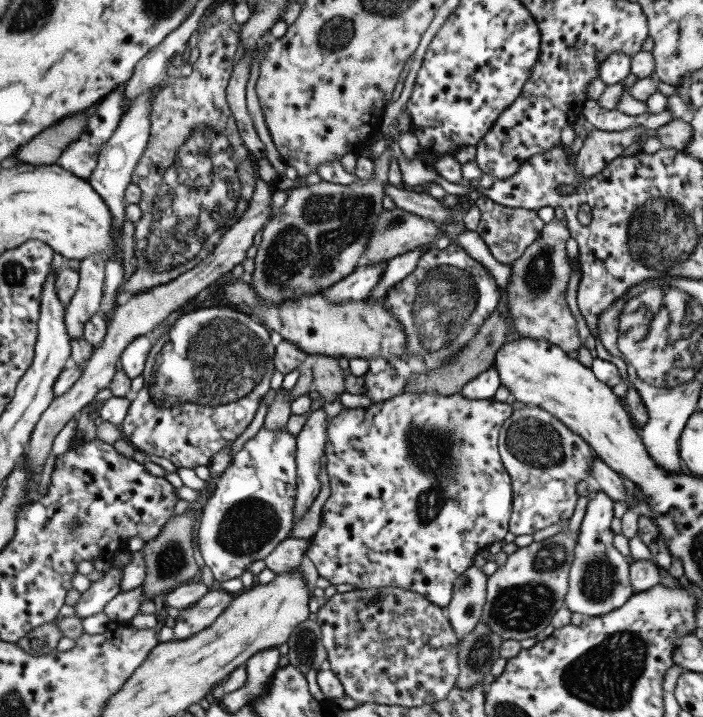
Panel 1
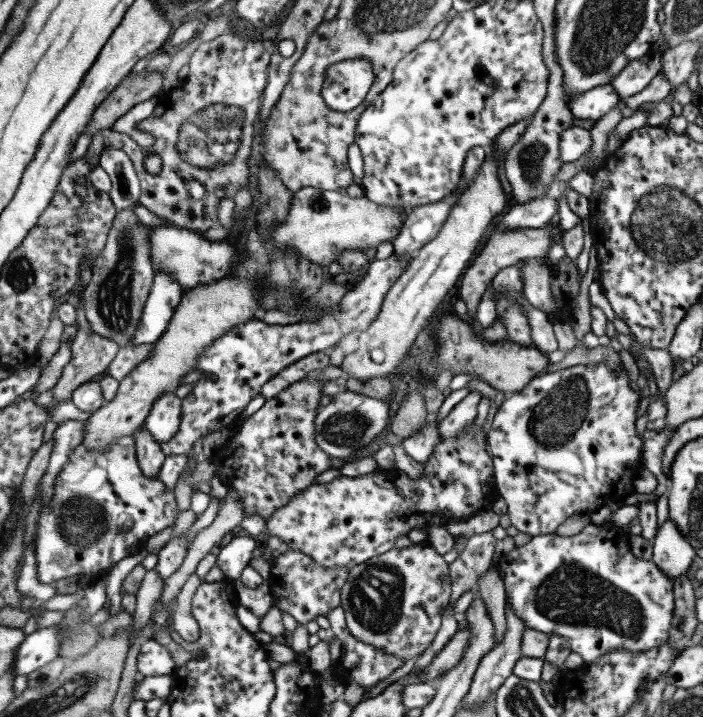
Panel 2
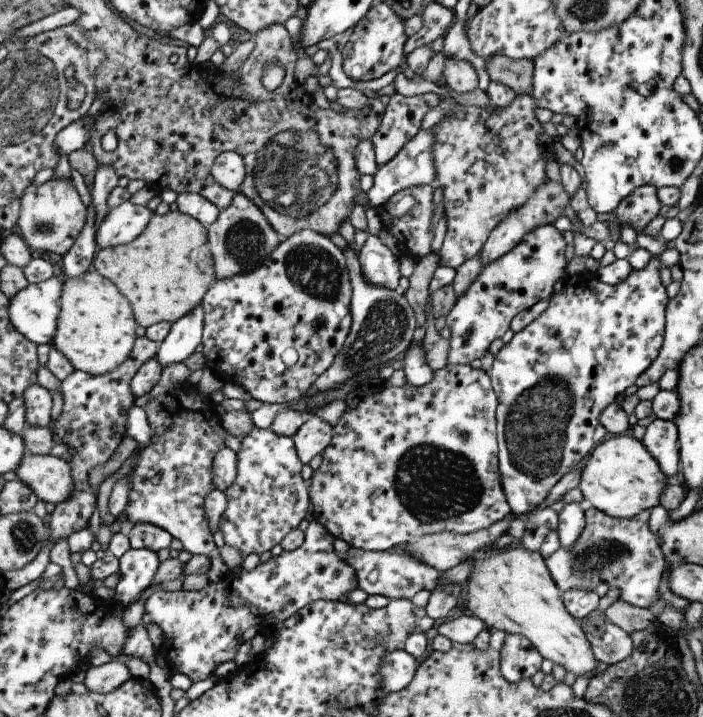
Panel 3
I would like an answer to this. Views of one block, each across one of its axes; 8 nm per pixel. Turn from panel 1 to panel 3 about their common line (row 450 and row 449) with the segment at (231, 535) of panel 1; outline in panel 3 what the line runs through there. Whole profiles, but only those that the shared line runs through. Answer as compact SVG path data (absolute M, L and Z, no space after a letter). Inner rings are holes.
M255 427L250 430L250 432L241 440L240 450L237 454L237 475L234 479L234 482L226 488L224 494L226 494L227 505L224 509L224 514L219 520L219 528L222 530L224 536L225 544L234 548L237 548L240 551L240 556L243 559L246 558L249 554L262 554L262 552L268 552L271 548L274 548L276 544L281 544L282 539L295 528L298 528L298 524L306 518L306 512L308 512L309 504L309 485L308 482L302 478L300 472L302 472L302 461L298 458L297 450L295 447L295 442L292 440L292 437L287 437L284 435L276 434L270 427L268 428L259 428Z

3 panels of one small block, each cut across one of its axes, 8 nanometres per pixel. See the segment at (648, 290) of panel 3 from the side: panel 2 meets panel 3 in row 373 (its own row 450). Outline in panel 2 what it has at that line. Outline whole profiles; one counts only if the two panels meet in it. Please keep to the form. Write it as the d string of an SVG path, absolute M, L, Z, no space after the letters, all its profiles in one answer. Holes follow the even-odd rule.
M605 362L594 364L592 366L575 365L565 370L556 372L548 372L540 374L520 392L512 394L502 402L500 409L496 412L494 420L492 420L491 428L488 432L487 442L488 451L492 454L492 464L494 468L496 495L502 496L506 500L508 510L507 515L510 518L512 526L515 526L520 533L538 536L552 534L556 528L562 524L572 514L592 513L598 507L607 504L617 504L626 498L626 496L634 493L634 478L637 472L643 469L640 462L642 456L643 434L635 433L636 412L638 412L638 404L641 400L640 391L634 391L630 387L630 378L628 372L622 365L621 370L609 370Z

